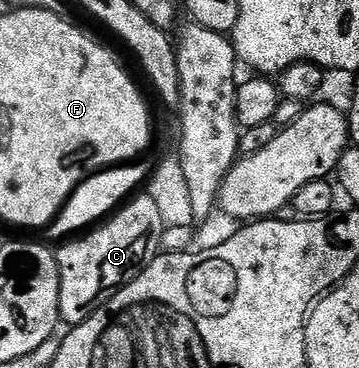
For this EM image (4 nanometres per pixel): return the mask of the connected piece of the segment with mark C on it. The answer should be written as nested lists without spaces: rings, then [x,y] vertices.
[[[150,196],[137,197],[127,200],[109,220],[99,224],[93,231],[63,244],[57,250],[60,275],[58,316],[65,324],[67,321],[67,326],[73,327],[87,321],[124,286],[135,281],[154,262],[162,249],[164,226],[159,208]]]

